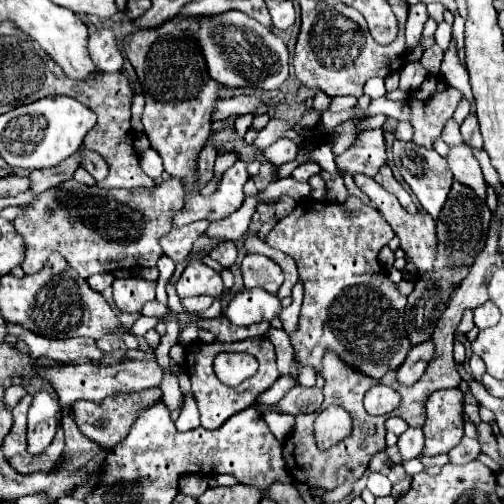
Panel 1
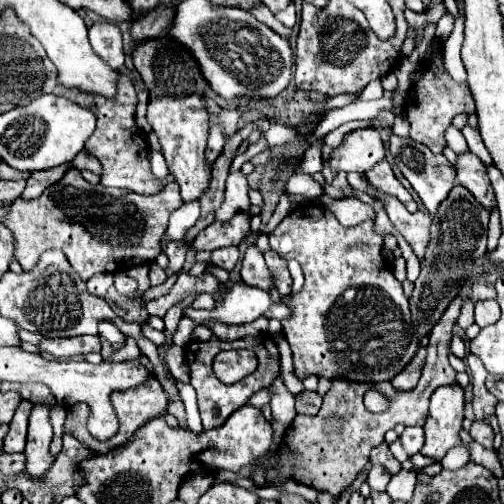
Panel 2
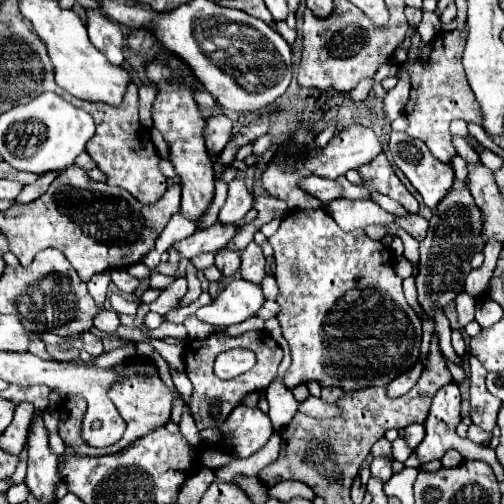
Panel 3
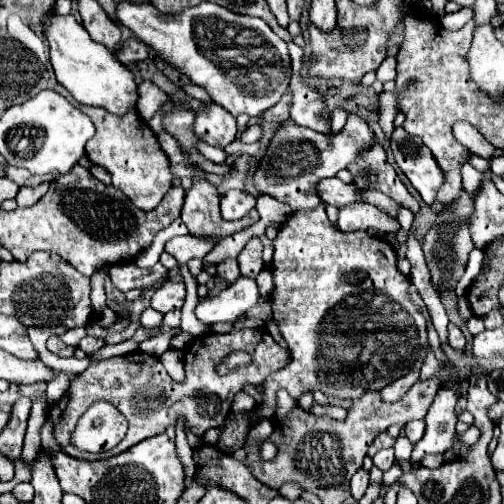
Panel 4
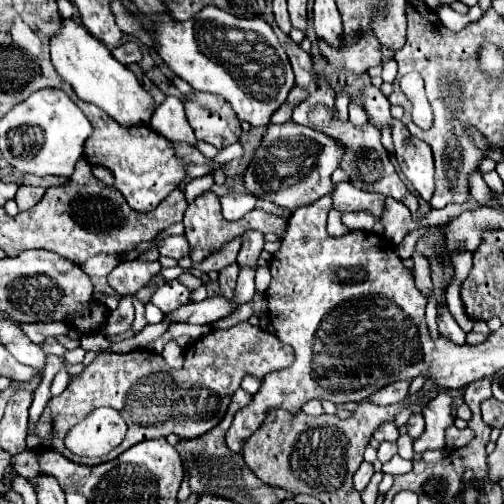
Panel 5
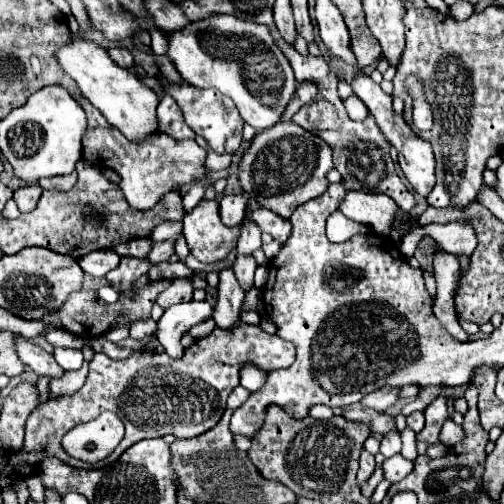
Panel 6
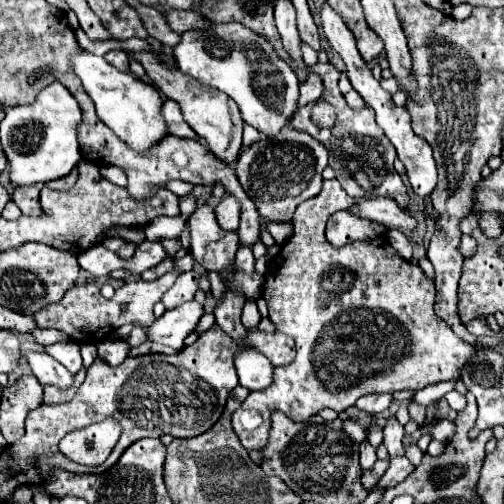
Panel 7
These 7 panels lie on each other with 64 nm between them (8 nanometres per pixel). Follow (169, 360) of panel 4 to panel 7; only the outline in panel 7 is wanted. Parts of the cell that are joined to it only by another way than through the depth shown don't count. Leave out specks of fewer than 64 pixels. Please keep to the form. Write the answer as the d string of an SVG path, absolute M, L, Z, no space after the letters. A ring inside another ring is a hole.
M198 302L182 304L174 310L166 310L152 326L146 328L146 336L152 342L172 346L176 350L184 348L184 338L194 330L198 320L202 318L204 308Z

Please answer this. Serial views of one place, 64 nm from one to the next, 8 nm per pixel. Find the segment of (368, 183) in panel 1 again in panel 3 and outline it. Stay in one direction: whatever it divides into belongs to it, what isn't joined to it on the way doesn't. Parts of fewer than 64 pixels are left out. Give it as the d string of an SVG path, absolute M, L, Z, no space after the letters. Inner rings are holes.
M410 214L410 216L406 216L406 218L396 218L396 220L398 220L398 224L400 224L406 232L410 232L418 242L426 238L426 220L424 220L422 216Z

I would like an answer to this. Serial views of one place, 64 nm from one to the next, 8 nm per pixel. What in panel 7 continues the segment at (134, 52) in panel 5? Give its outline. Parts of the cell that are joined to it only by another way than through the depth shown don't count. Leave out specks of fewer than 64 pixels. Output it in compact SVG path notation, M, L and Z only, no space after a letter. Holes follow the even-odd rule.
M118 50L108 52L108 54L104 56L104 60L108 60L108 64L112 64L114 68L118 68L118 70L122 70L122 72L128 70L128 54L126 54L126 52L118 52Z

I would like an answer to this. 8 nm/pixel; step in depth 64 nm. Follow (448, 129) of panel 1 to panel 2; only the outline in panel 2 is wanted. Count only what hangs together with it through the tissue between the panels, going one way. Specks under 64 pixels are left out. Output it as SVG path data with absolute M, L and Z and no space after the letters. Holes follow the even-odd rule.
M454 126L448 128L448 132L446 132L446 140L448 140L448 146L450 146L456 154L464 154L464 152L468 152L468 146L466 146L466 140L464 140L462 132L456 130Z

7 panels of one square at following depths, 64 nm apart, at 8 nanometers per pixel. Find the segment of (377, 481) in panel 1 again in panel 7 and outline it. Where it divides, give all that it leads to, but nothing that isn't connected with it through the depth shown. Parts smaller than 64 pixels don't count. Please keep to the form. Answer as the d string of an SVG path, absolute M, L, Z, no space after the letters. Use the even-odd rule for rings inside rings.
M390 416L390 420L384 426L384 444L388 448L390 458L394 456L404 456L404 446L402 446L402 436L404 436L404 426L396 420L396 416Z

